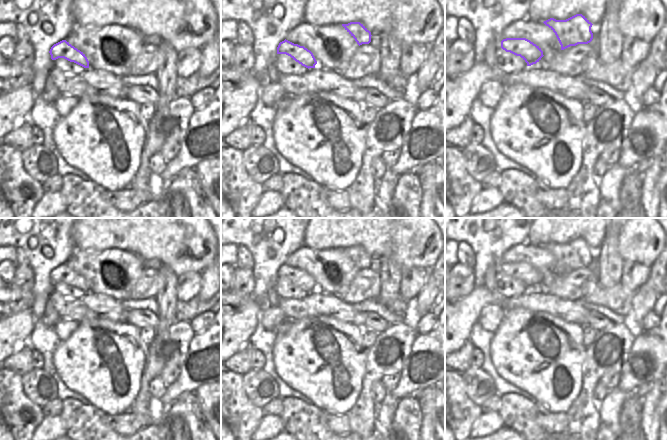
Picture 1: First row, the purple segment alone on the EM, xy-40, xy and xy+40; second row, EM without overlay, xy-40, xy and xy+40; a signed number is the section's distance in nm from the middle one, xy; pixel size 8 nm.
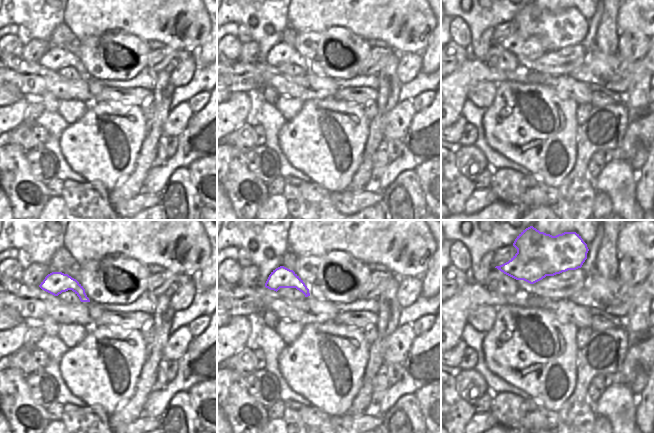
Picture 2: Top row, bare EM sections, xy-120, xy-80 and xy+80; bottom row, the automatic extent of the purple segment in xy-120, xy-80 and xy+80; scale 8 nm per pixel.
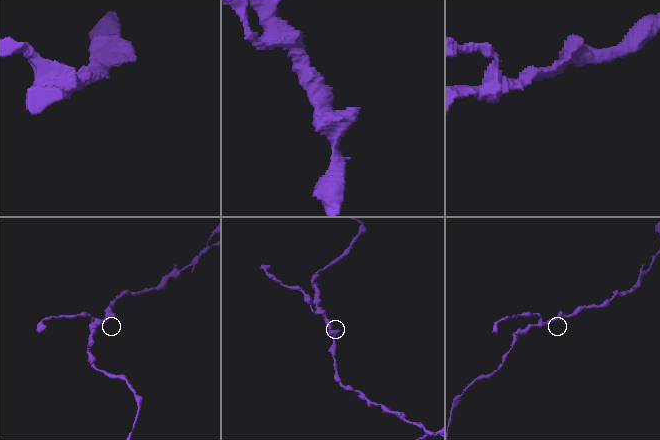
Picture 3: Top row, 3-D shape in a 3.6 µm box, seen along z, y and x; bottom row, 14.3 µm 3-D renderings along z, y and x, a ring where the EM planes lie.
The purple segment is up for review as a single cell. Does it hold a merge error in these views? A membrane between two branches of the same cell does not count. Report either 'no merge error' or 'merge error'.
no merge error

